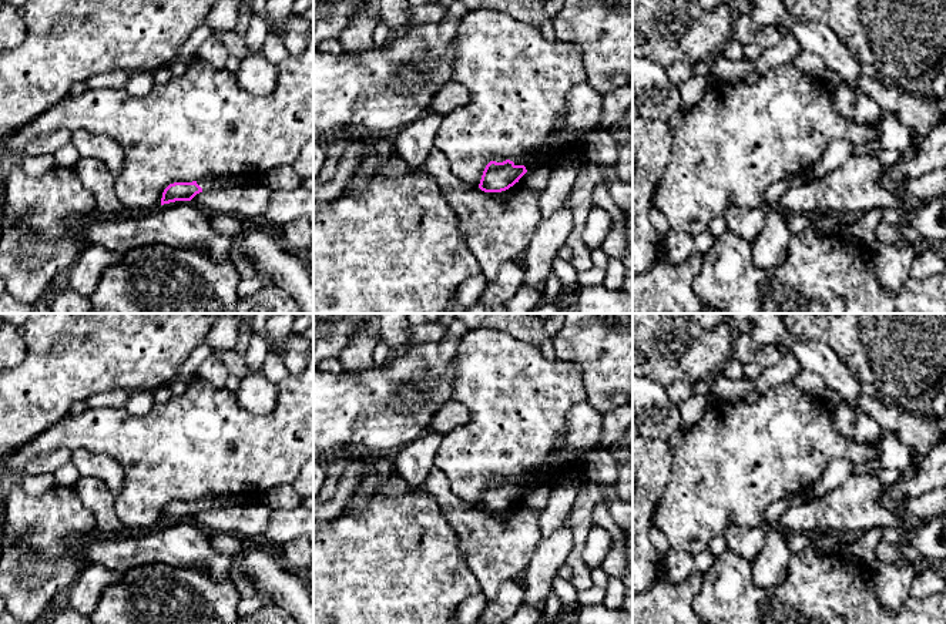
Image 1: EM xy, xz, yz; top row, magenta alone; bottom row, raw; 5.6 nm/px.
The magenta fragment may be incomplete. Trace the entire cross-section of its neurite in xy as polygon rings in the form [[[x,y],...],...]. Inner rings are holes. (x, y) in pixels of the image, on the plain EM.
[[[238,494],[238,496],[207,497],[192,501],[174,501],[164,509],[161,524],[175,520],[191,520],[197,513],[202,510],[244,504],[249,500],[251,497]]]

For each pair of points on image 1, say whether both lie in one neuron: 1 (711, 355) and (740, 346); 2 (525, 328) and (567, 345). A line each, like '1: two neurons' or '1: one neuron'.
1: two neurons
2: two neurons

